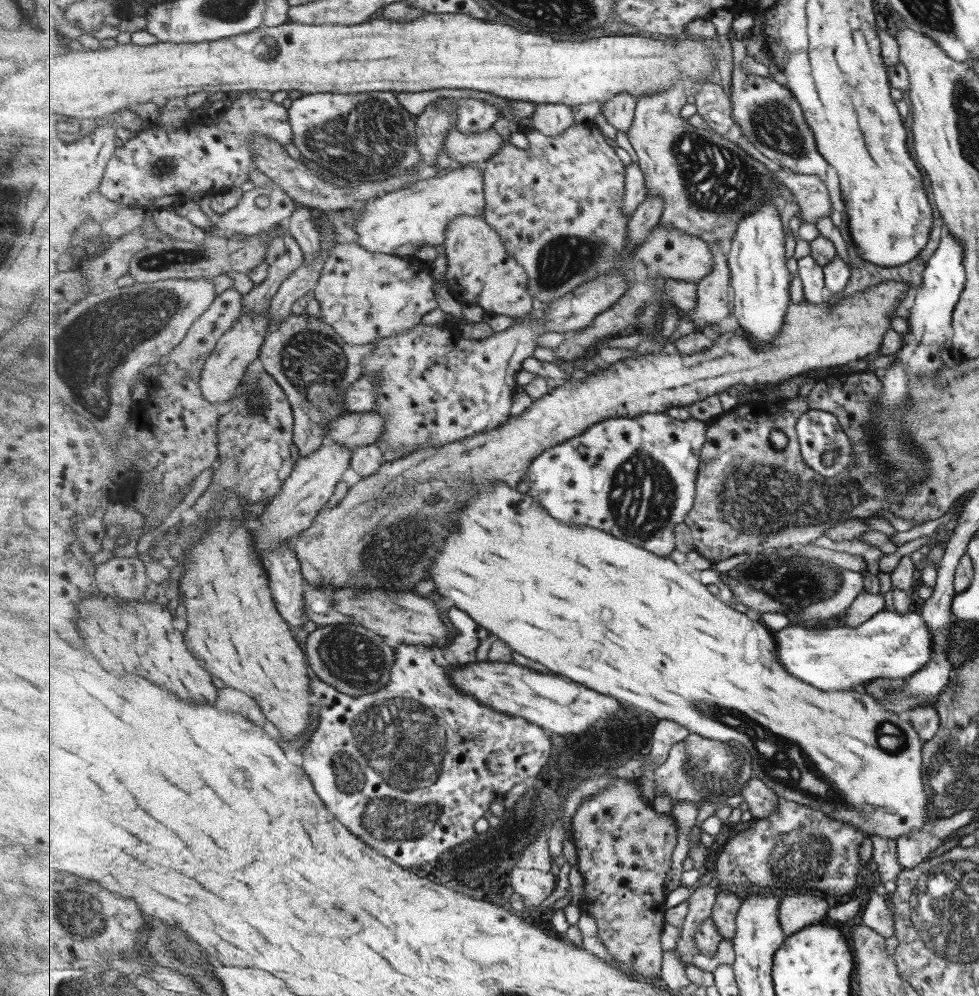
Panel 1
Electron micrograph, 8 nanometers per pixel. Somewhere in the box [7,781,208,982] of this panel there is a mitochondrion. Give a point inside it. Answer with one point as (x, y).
(86, 907)

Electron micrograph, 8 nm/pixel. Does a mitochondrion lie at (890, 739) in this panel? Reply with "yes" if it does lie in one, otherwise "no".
yes

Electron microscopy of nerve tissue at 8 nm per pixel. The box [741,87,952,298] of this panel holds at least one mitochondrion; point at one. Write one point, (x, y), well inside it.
(772, 123)

